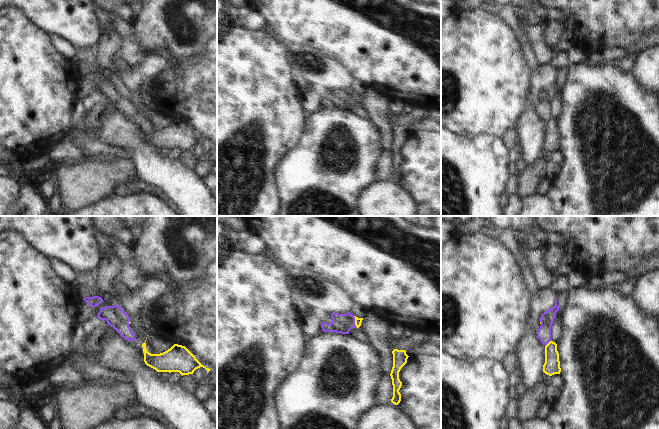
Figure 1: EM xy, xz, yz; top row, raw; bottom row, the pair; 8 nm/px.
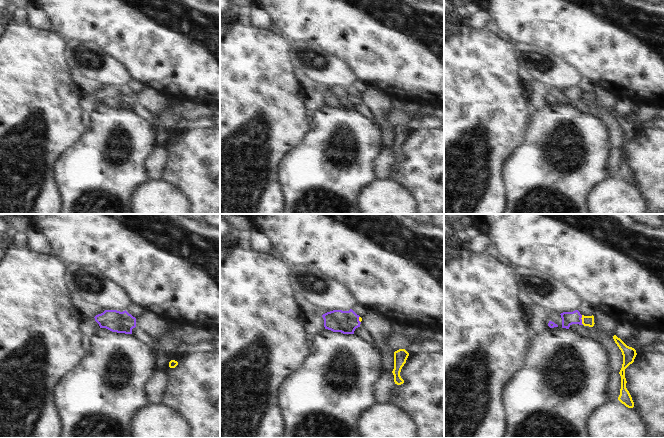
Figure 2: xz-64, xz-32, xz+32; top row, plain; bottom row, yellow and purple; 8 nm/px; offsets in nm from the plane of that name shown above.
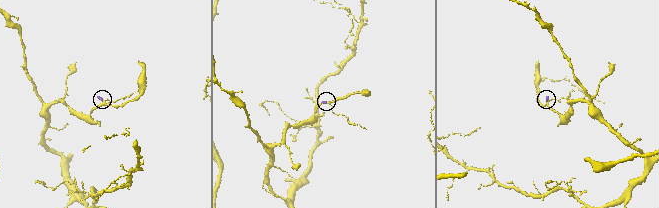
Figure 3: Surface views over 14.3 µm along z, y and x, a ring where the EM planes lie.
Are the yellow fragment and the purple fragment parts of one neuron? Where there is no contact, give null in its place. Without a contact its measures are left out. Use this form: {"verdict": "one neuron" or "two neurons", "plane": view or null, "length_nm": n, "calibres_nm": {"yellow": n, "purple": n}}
{"verdict": "one neuron", "plane": "xz", "length_nm": 100, "calibres_nm": {"yellow": 60, "purple": 160}}

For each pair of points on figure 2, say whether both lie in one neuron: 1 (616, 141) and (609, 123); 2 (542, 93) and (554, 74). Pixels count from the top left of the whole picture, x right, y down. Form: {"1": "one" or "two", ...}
{"1": "one", "2": "two"}

